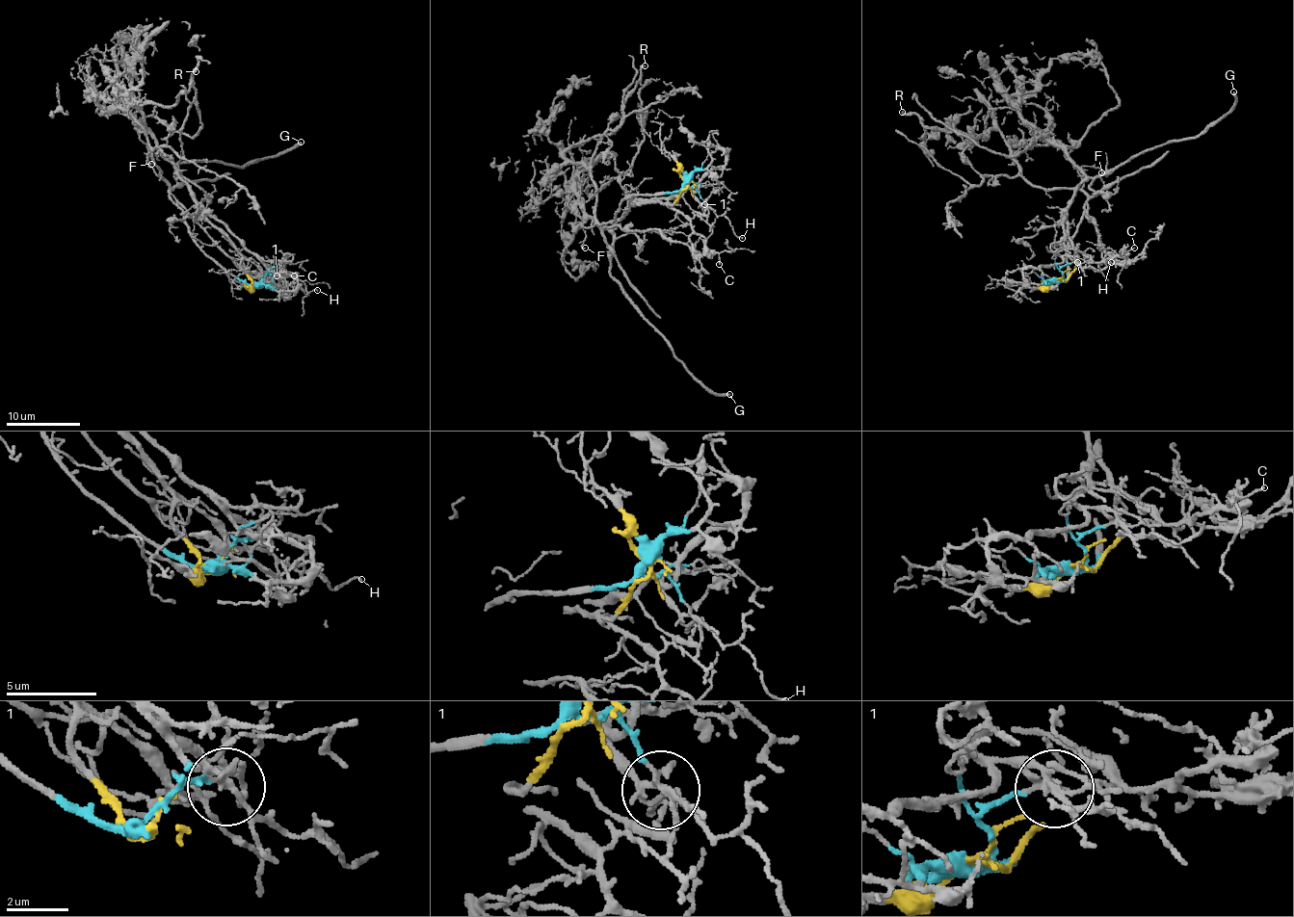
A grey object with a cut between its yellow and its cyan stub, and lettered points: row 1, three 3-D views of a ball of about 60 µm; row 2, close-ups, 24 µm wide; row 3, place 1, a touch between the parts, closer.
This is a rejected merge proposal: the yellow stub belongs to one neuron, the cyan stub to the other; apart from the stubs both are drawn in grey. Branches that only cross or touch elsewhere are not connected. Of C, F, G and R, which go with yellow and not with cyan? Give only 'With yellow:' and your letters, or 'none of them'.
With yellow: C, G

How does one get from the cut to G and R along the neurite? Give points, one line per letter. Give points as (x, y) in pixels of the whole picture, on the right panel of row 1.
G: (1060, 280), (1077, 266), (1068, 230), (1073, 191), (1145, 151), (1201, 135), (1233, 104), (1234, 91)
R: (1060, 280), (1069, 278), (1068, 245), (1087, 196), (1036, 187), (996, 128), (977, 137), (932, 130), (901, 111)

